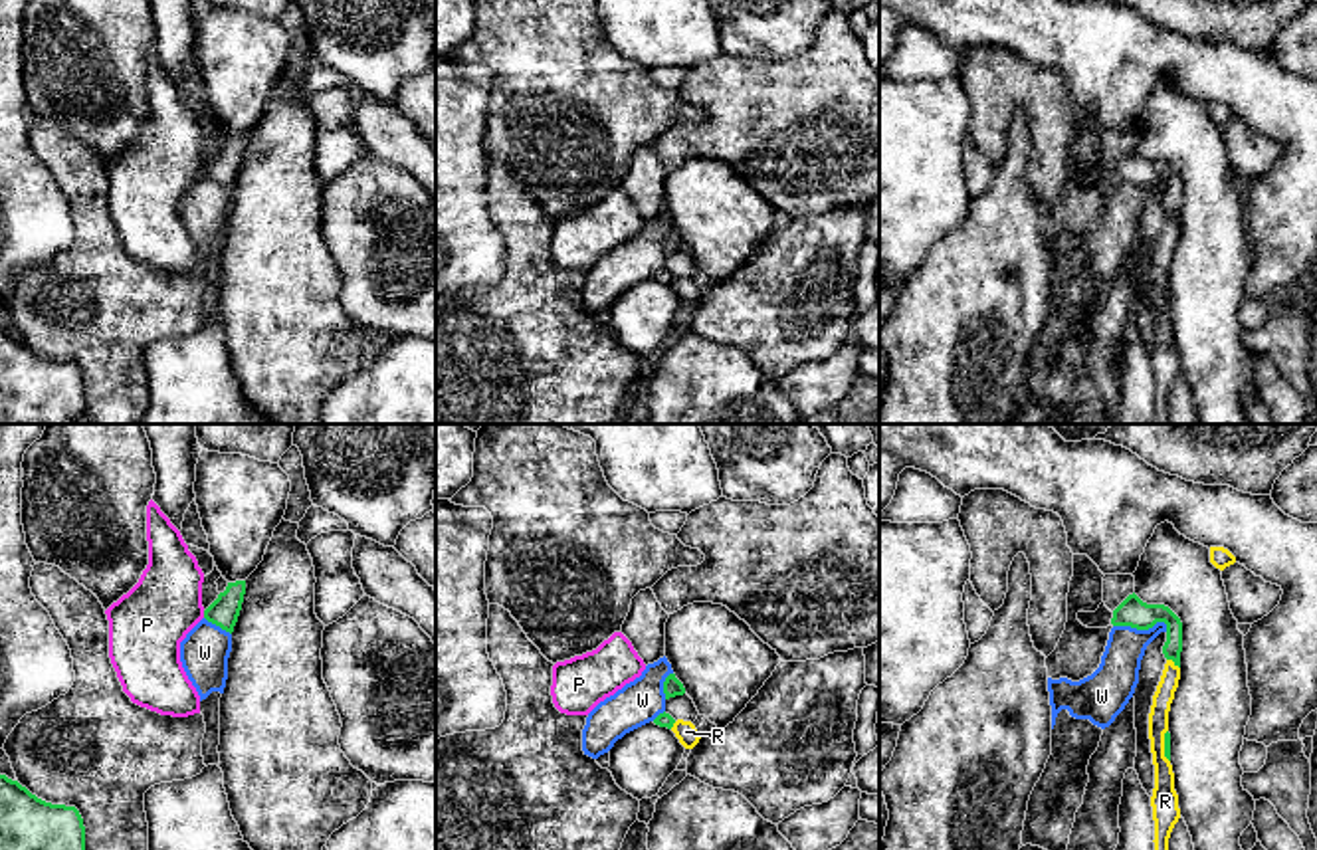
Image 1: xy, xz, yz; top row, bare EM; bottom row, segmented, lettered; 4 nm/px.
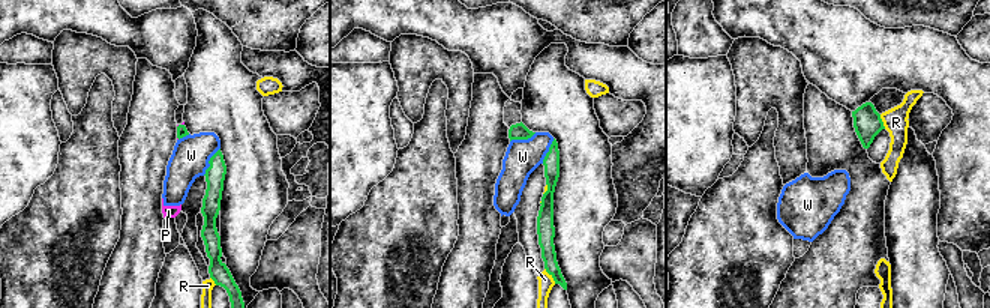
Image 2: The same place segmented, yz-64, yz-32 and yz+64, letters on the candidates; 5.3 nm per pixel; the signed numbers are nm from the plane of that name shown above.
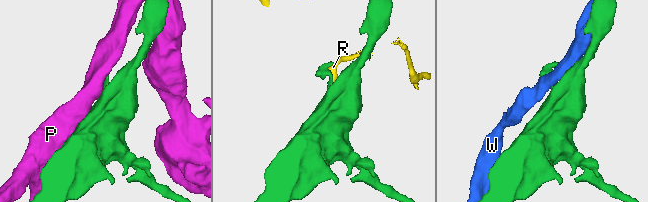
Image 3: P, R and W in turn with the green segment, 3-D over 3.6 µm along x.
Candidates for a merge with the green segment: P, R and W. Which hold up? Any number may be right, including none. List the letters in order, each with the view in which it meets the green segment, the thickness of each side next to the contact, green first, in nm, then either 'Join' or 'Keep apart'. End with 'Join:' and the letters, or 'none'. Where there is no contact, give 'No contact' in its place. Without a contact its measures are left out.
P: Touches green in xy. Thickness 120 nm (green) against 300 nm. Keep apart
R: Touches green in yz. Thickness 120 nm (green) against 80 nm. Keep apart
W: Touches green in yz. Thickness 120 nm (green) against 180 nm. Keep apart
Join: none

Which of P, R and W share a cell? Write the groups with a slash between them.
P / R / W

